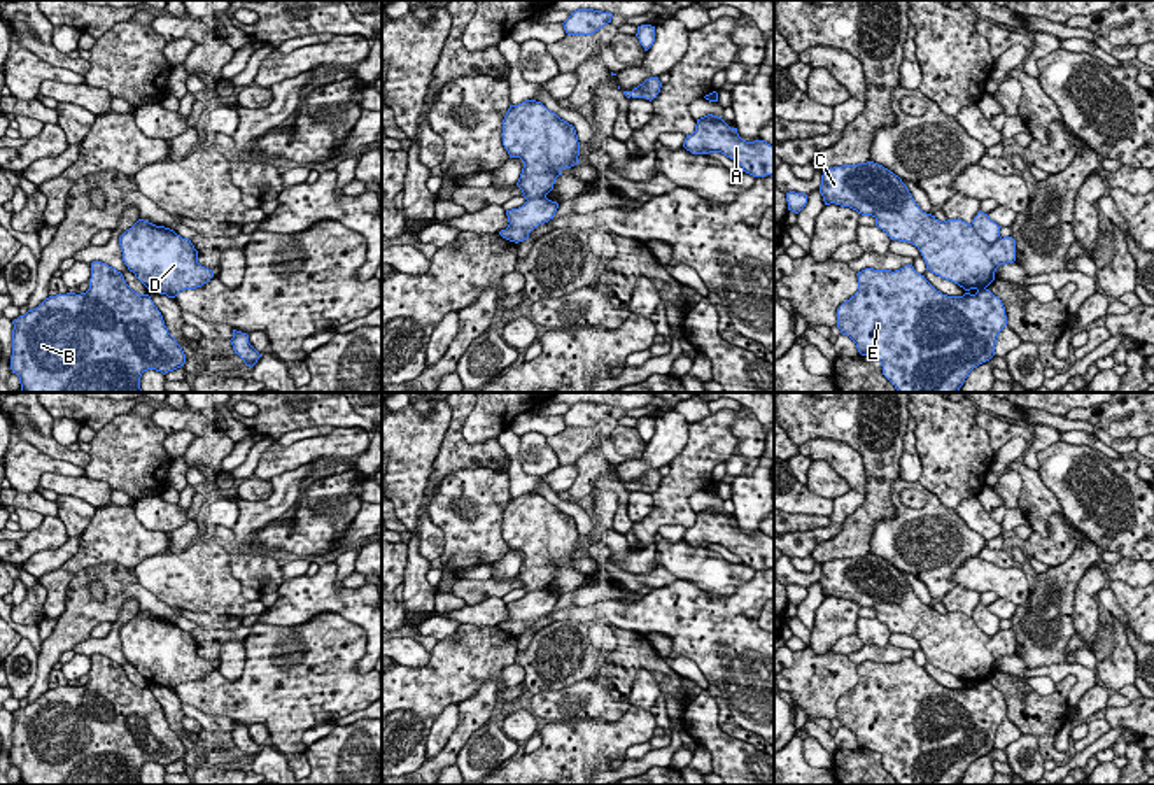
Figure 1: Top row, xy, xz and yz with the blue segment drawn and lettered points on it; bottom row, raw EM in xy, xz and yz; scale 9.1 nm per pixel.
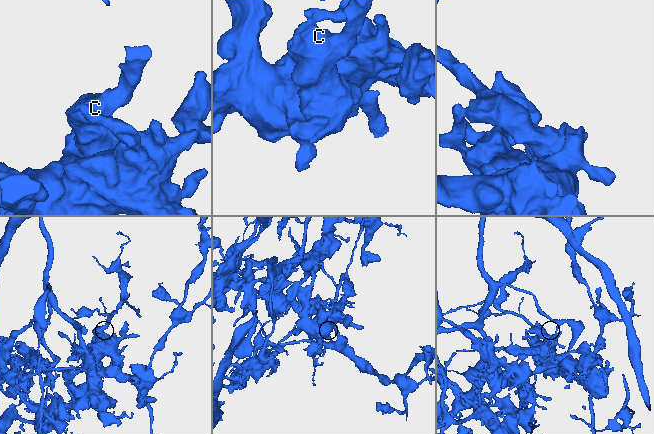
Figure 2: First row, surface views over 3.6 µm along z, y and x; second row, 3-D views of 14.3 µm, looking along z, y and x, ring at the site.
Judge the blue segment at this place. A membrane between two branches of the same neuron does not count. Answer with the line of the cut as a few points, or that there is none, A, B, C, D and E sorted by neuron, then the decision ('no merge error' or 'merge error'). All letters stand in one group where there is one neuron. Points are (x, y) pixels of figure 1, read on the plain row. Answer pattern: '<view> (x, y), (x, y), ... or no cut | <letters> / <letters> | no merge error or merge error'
yz (971, 617), (988, 635), (995, 635), (1000, 629) | A B E / C D | merge error

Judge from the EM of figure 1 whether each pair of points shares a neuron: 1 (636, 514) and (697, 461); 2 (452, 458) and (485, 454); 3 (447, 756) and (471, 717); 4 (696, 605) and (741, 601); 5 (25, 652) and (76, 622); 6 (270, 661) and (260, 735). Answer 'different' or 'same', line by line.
1: different
2: same
3: same
4: same
5: different
6: different

